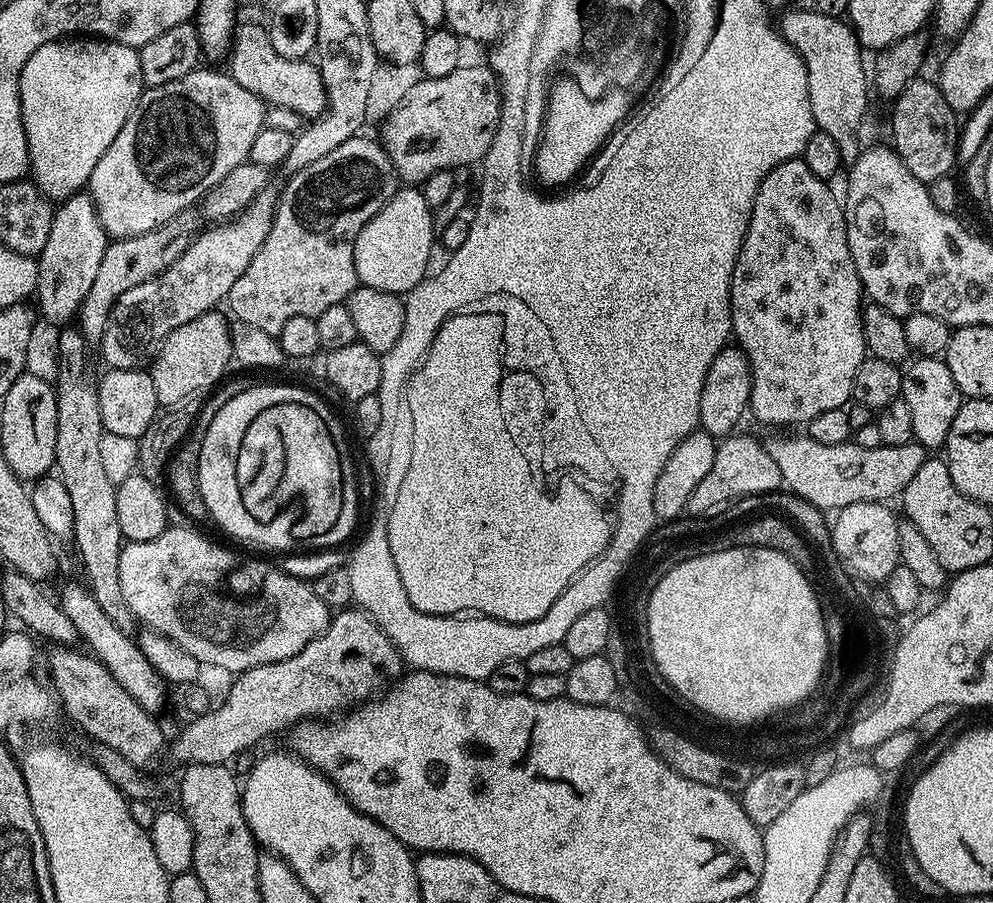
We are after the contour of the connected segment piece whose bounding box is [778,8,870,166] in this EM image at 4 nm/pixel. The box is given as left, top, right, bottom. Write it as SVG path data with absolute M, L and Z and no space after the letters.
M804 8L787 12L778 23L778 31L806 66L810 114L814 114L817 129L834 138L841 161L850 166L862 151L860 127L864 124L864 111L868 108L868 92L870 96L870 76L864 73L860 42L841 17L815 10L807 12Z

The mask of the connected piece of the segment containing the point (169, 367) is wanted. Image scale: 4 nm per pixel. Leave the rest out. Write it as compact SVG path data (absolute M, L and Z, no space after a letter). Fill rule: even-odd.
M213 310L202 314L186 322L186 326L178 326L178 330L165 338L158 355L150 364L161 409L167 410L199 397L199 392L214 387L223 378L228 363L233 363L230 320L221 312Z

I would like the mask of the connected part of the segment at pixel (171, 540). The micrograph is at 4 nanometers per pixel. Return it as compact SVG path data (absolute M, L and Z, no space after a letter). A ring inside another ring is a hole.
M169 526L165 528L162 535L154 538L150 542L128 542L120 549L120 561L118 562L118 582L122 582L122 594L126 598L126 606L132 615L145 629L153 632L161 632L166 638L170 638L174 642L178 642L178 646L182 646L182 650L186 650L190 654L194 654L194 658L198 658L201 665L212 668L225 668L231 674L239 674L257 668L258 666L266 666L270 662L282 662L286 658L290 658L294 654L298 654L298 650L302 650L314 638L318 638L328 629L328 621L330 619L330 609L324 605L322 598L318 598L318 594L314 594L311 583L307 579L292 577L275 563L267 564L264 560L244 560L240 564L240 560L228 548L223 548L220 544L215 544L212 540L207 540L200 532L191 532L188 528L175 528Z

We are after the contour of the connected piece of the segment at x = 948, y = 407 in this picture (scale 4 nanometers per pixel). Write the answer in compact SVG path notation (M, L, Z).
M935 356L913 359L903 369L900 377L899 399L904 400L910 410L911 422L914 425L913 441L921 444L926 450L943 449L948 443L950 426L954 426L954 418L962 403L958 382L954 382L954 374L950 374L943 359Z

